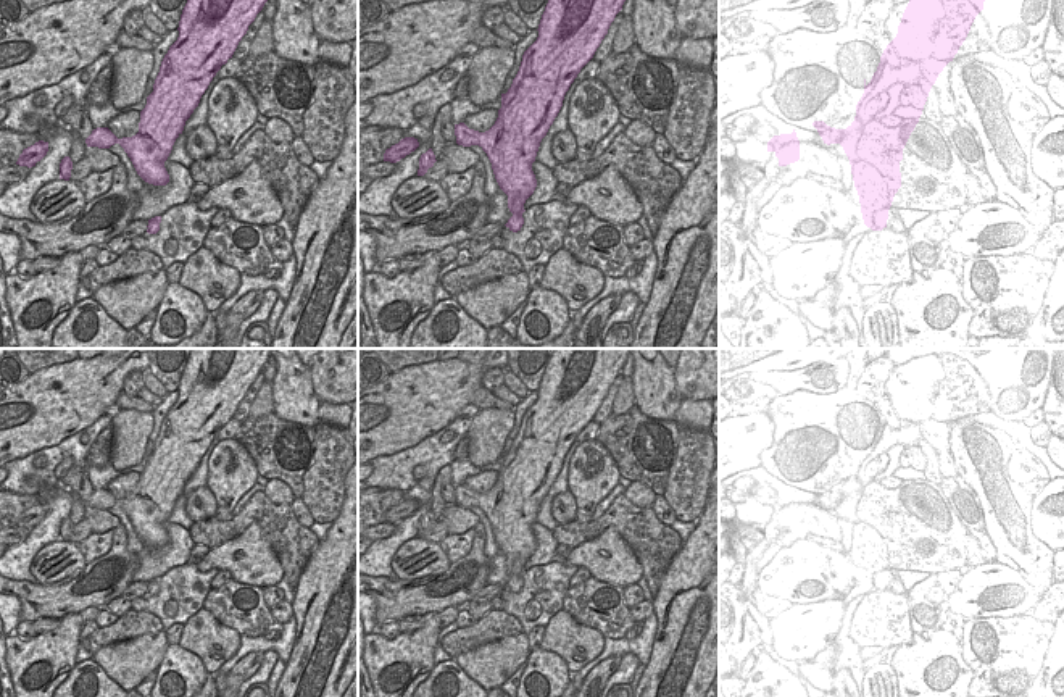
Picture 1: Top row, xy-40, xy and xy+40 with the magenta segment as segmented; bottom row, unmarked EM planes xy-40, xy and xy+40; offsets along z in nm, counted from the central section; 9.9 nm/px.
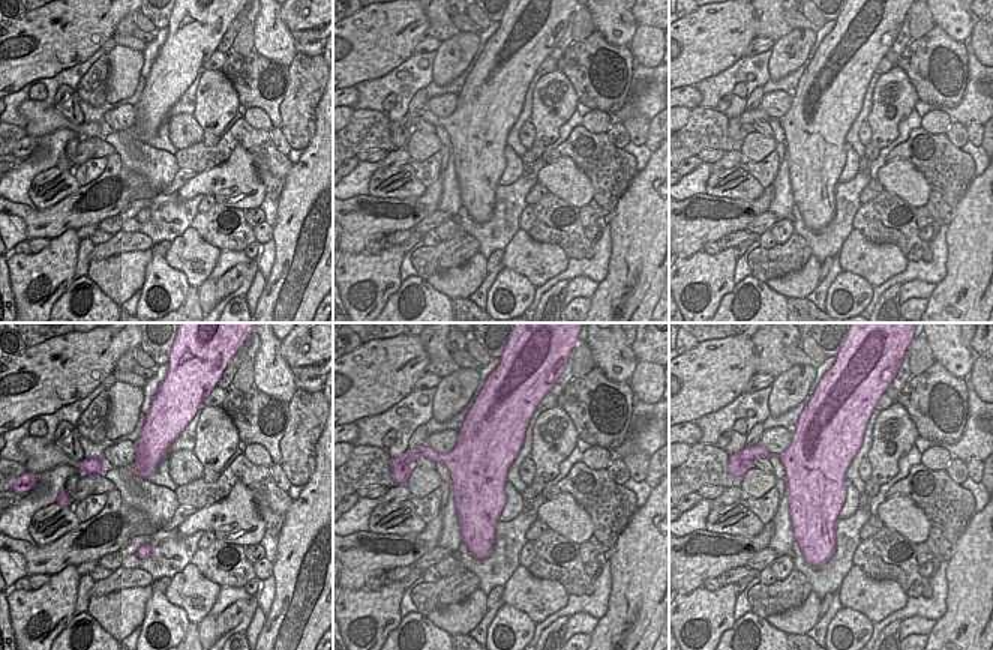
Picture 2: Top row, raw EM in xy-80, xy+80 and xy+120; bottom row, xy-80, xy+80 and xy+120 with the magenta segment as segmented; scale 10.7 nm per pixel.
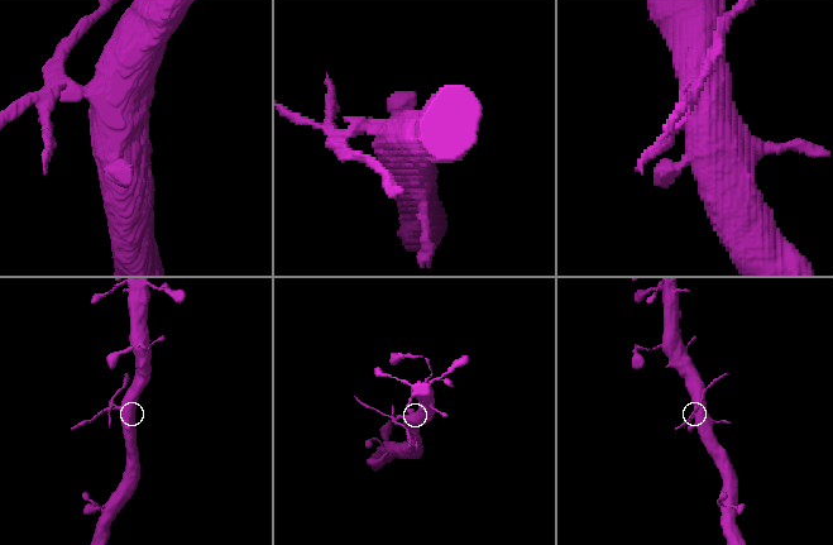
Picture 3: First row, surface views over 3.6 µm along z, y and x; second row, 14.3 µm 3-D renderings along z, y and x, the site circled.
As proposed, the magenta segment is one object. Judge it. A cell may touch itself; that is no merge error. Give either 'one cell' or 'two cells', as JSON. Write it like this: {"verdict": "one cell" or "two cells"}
{"verdict": "two cells"}

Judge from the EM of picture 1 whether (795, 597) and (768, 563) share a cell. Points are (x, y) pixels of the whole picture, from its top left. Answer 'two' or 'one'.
two

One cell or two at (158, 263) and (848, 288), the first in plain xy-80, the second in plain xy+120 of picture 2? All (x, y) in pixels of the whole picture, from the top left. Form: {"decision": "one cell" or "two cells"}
{"decision": "one cell"}

